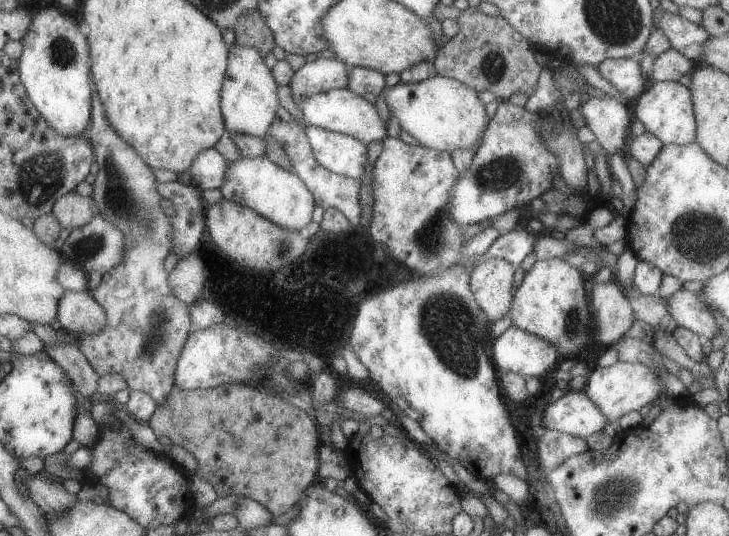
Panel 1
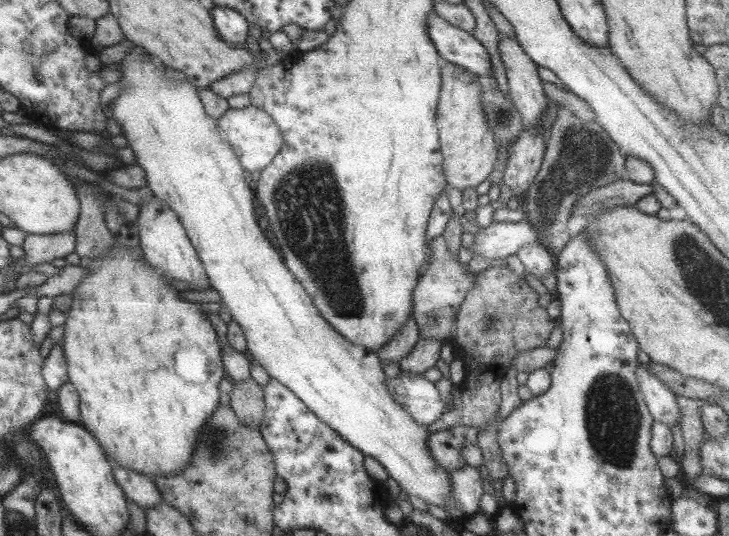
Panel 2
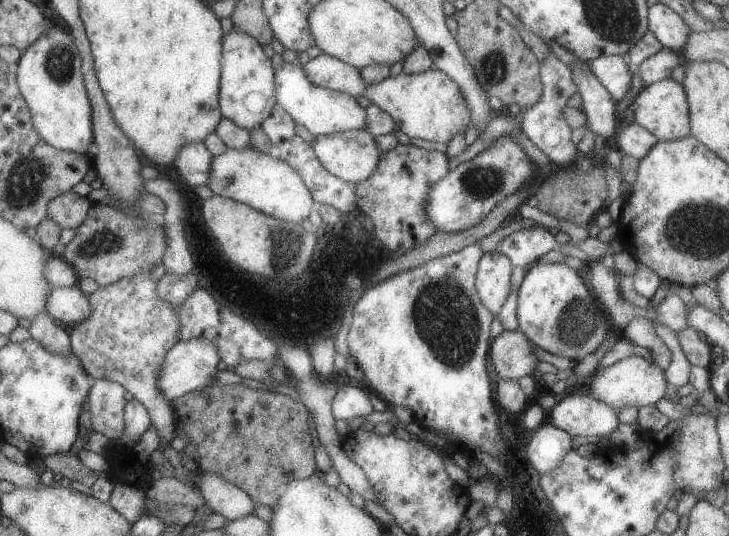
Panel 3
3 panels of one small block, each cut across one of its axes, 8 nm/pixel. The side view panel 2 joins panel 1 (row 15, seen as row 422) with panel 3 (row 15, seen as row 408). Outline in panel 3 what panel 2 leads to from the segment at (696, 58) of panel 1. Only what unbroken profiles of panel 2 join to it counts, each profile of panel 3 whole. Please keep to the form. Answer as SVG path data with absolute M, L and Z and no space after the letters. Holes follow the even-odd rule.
M656 3L648 7L648 30L663 47L681 54L691 32L683 19L668 6Z

